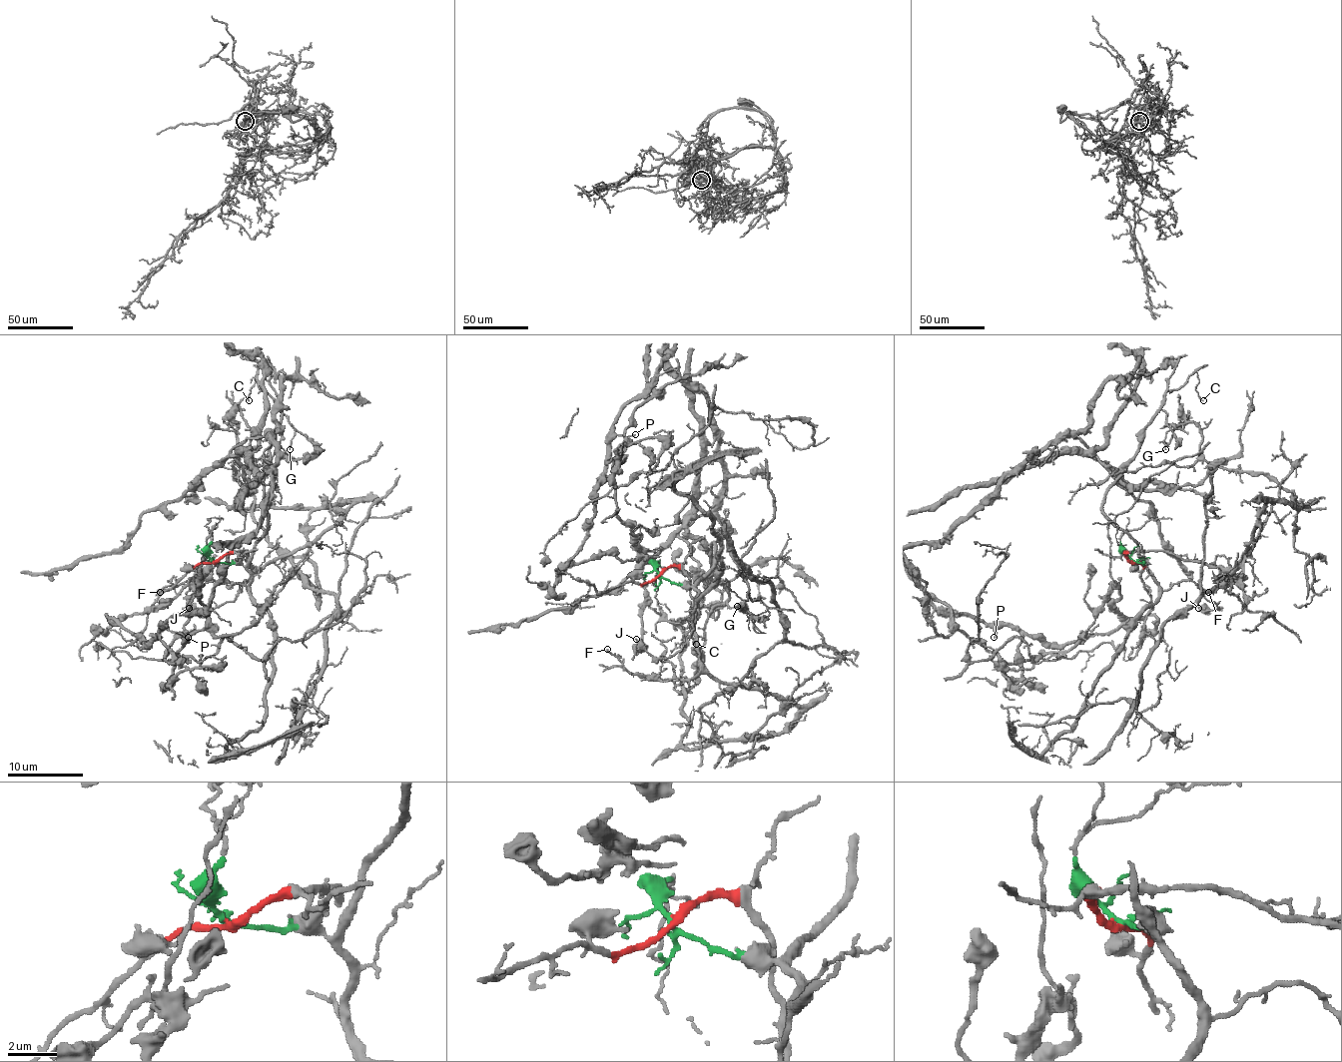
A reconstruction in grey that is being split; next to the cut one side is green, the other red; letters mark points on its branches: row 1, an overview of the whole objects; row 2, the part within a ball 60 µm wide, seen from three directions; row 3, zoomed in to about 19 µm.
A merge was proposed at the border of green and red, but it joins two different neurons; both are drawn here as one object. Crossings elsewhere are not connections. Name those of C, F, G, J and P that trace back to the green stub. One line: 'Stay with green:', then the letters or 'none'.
Stay with green: C, G, J

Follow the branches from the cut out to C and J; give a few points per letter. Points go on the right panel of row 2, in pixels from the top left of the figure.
C: (1134, 561), (1145, 564), (1137, 545), (1103, 513), (1105, 490), (1170, 389), (1194, 372), (1202, 401)
J: (1134, 561), (1143, 564), (1164, 589), (1191, 580), (1204, 597), (1217, 606), (1198, 608)

